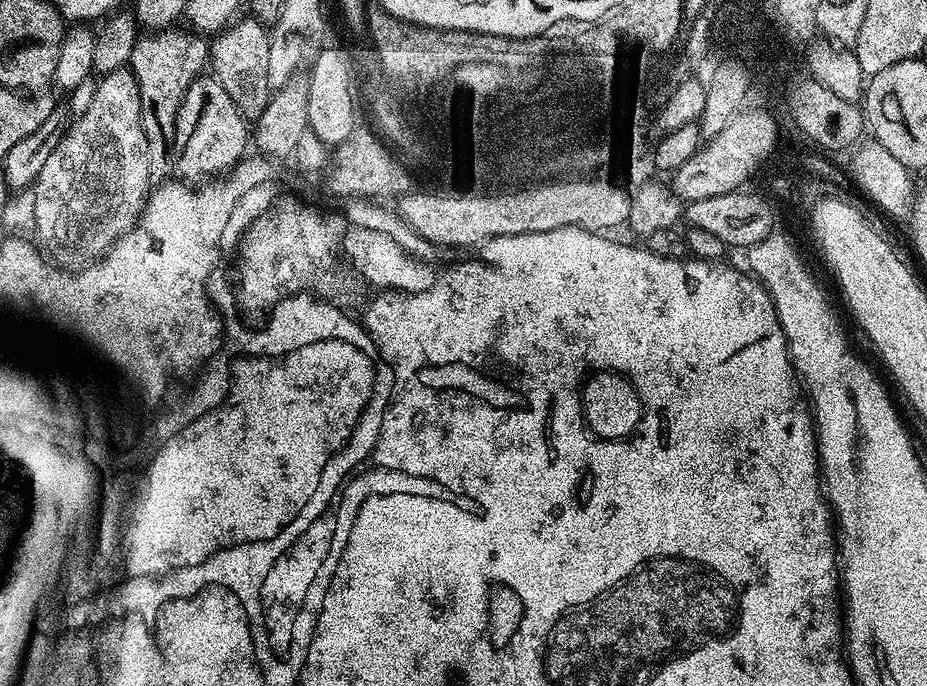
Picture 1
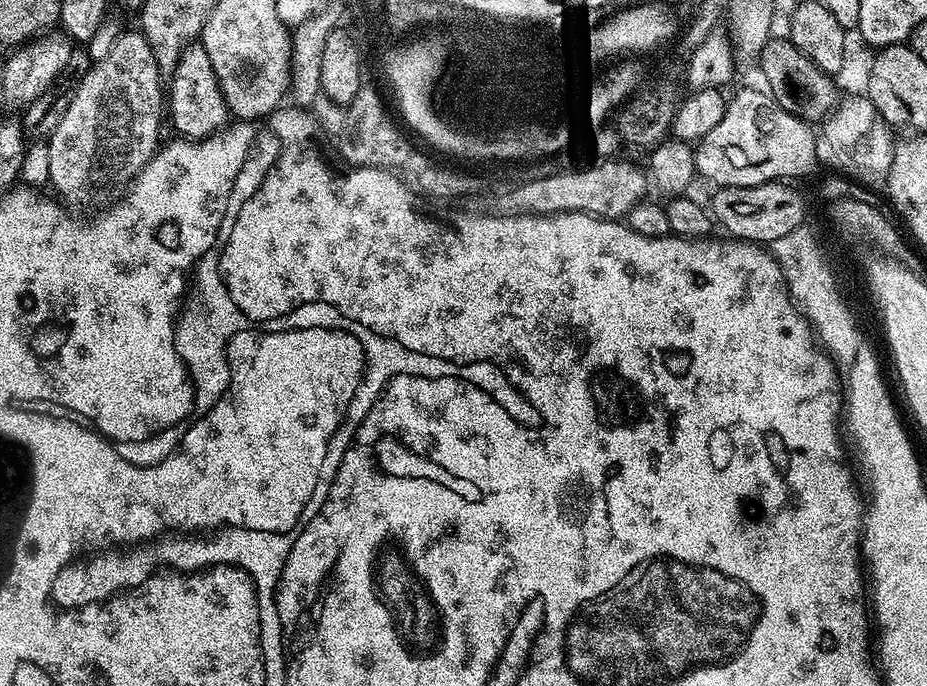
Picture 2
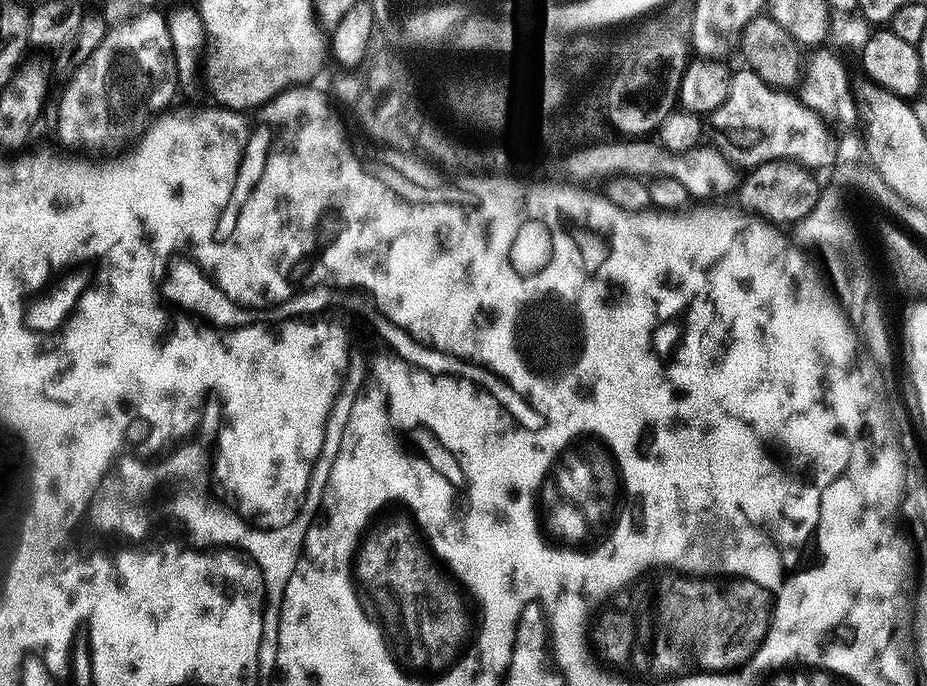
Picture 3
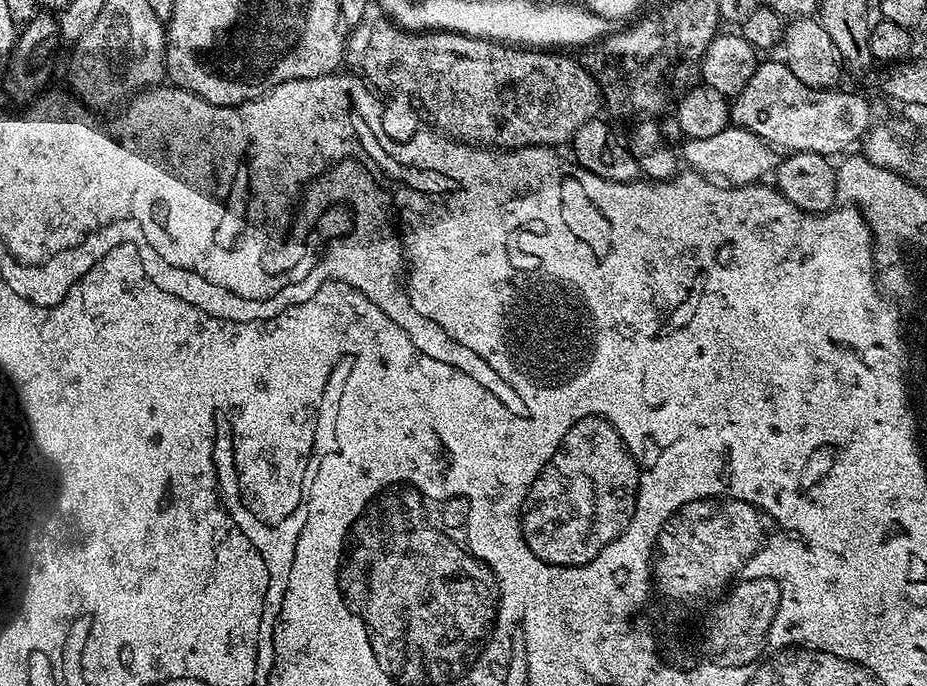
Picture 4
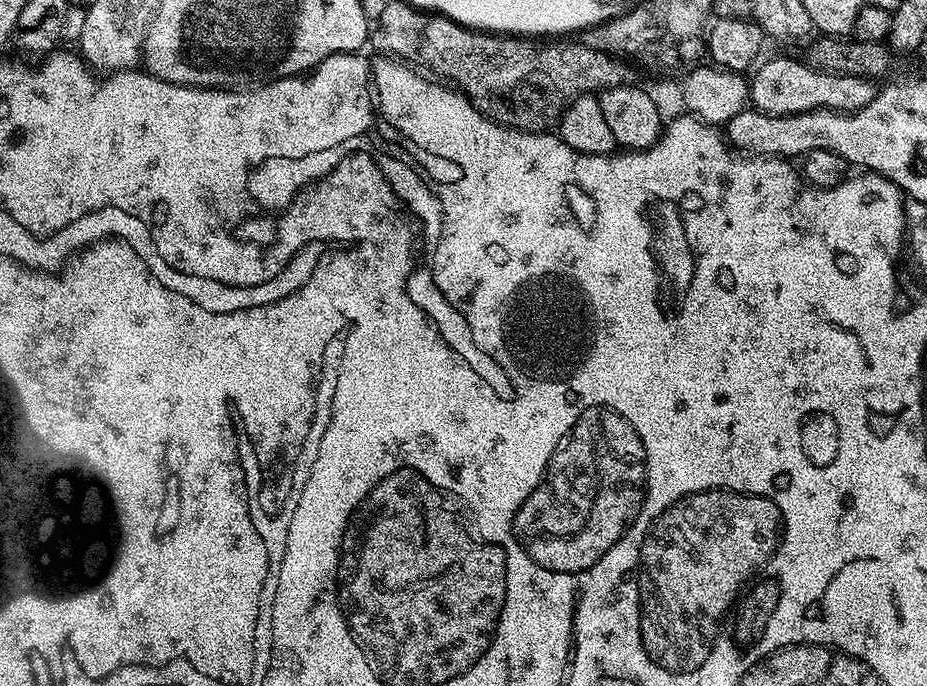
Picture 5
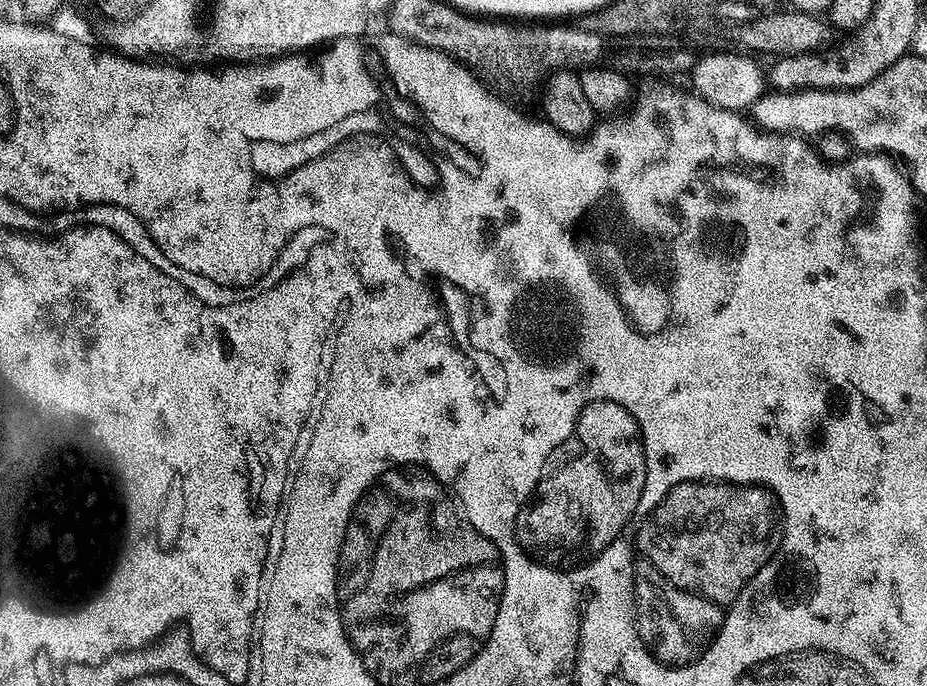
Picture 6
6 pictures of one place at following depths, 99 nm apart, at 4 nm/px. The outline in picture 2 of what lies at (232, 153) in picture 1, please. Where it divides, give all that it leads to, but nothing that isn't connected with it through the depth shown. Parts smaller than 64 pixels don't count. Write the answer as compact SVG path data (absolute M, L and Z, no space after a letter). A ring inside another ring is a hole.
M197 42L185 48L176 69L170 73L170 80L172 86L169 85L166 94L166 112L170 120L172 116L177 137L199 142L229 126L230 113L218 86L214 66L210 66L210 54L206 54L203 43Z

